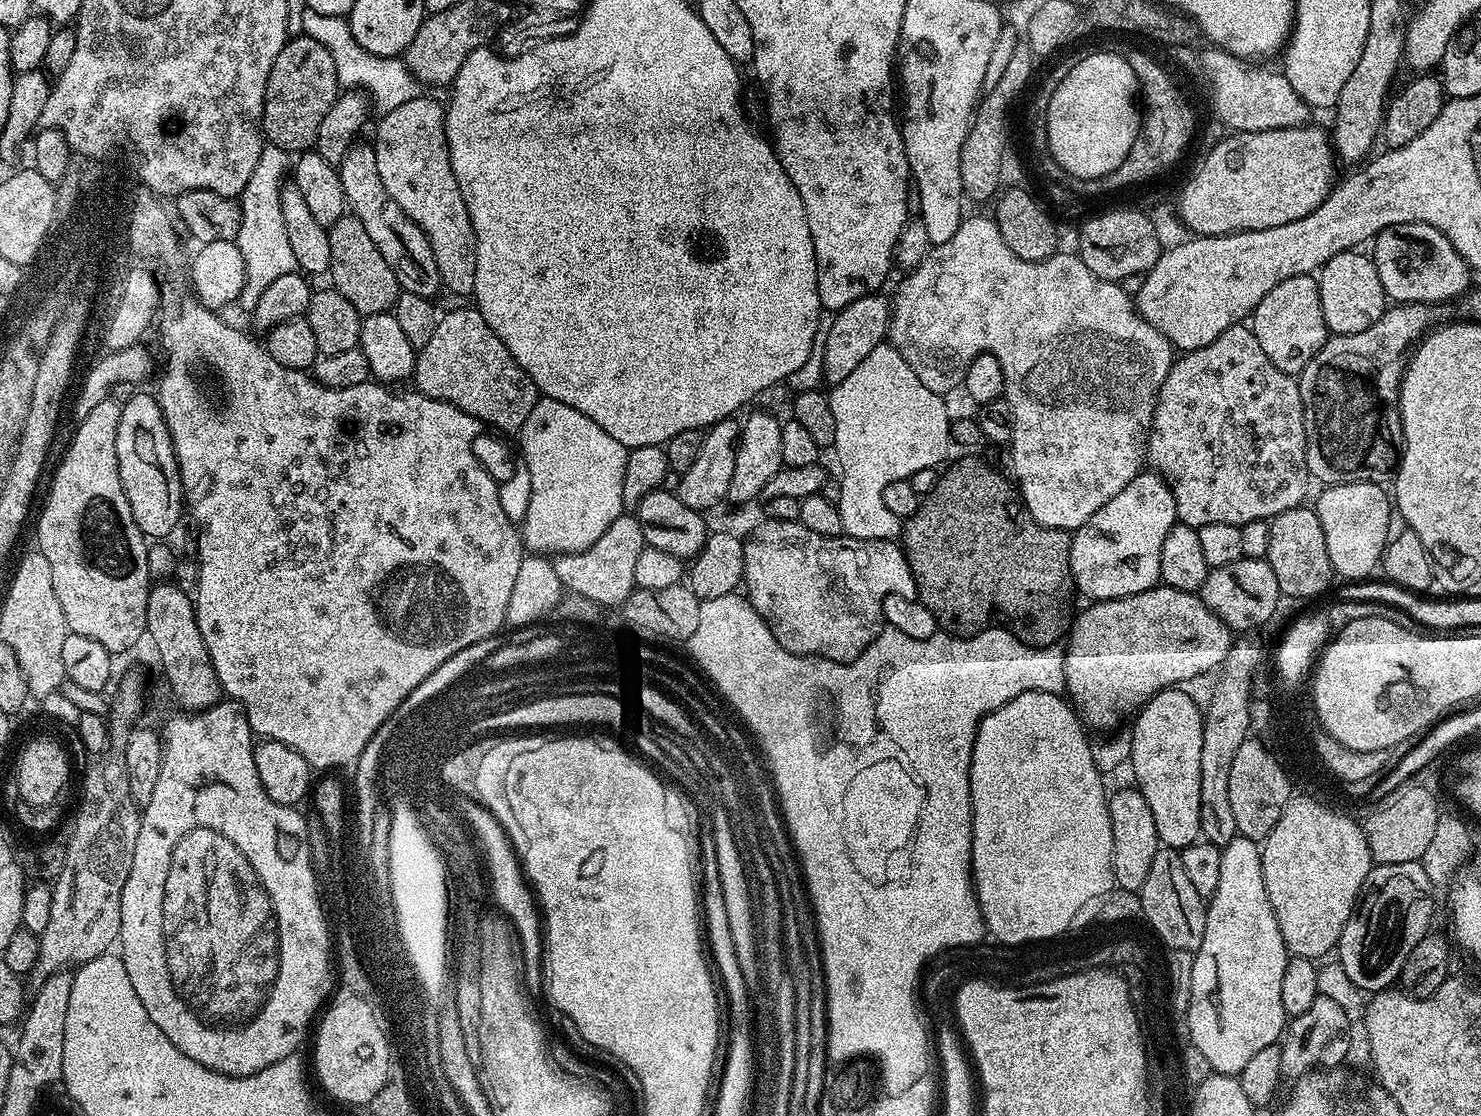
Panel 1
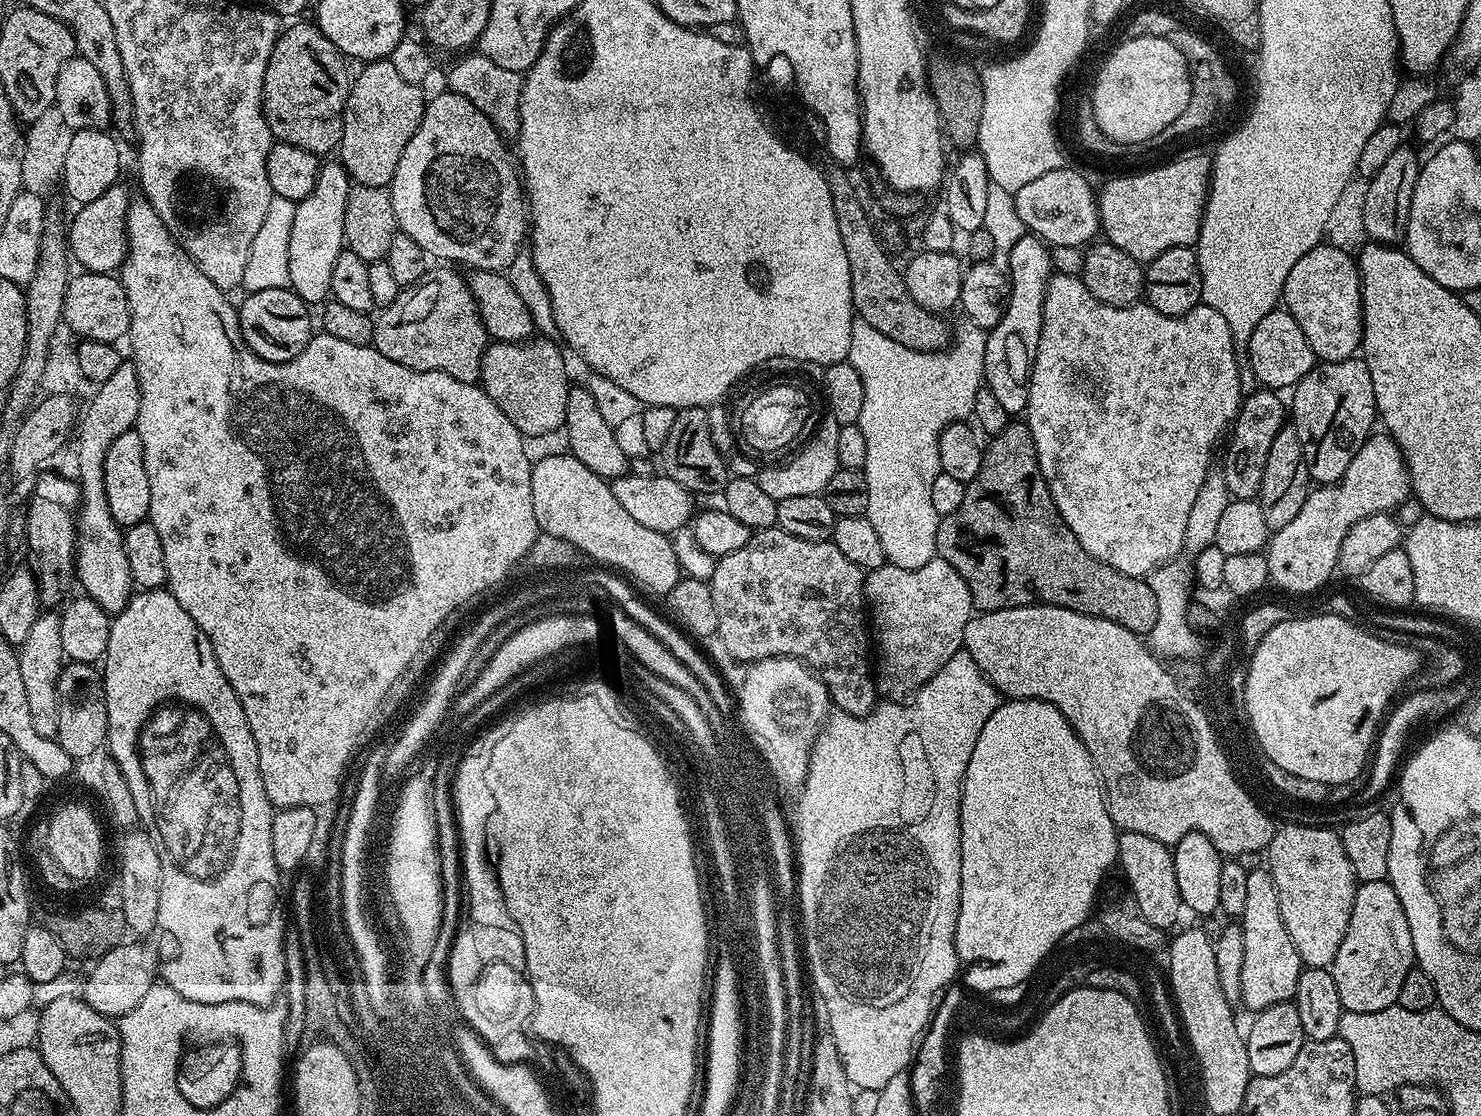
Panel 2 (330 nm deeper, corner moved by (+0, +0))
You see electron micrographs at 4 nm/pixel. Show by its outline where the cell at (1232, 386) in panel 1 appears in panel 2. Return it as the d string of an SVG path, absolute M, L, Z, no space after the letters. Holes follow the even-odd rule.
M1257 390L1243 397L1240 412L1230 429L1228 453L1224 456L1222 467L1229 497L1237 500L1255 500L1260 495L1262 474L1266 474L1266 458L1270 458L1270 446L1274 434L1285 427L1286 404L1279 400L1272 390ZM1232 435L1232 437L1230 437Z

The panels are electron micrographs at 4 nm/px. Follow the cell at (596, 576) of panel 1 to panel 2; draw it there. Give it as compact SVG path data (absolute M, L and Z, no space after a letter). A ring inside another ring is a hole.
M562 450L562 452L554 453L553 456L544 456L540 461L537 459L535 463L533 463L532 477L530 478L530 494L534 498L534 518L536 519L537 529L545 536L562 538L566 542L570 542L579 552L584 553L589 561L597 560L597 562L595 562L597 565L607 566L612 570L619 570L618 568L621 568L621 570L625 572L623 573L625 577L631 578L630 576L633 576L638 583L645 584L652 592L657 592L657 597L660 598L667 596L670 590L674 590L674 586L682 579L682 571L679 566L678 558L676 558L674 554L673 541L669 539L665 533L659 532L658 530L650 530L648 527L642 526L641 523L637 522L634 517L618 503L618 498L614 498L611 483L609 483L607 479L600 477L598 474L594 474L592 470L588 470L578 458L572 456L567 451Z

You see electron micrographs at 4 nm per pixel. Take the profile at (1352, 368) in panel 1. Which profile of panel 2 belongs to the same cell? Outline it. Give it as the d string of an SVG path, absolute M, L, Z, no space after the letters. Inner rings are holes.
M1353 358L1350 360L1339 360L1333 364L1324 362L1321 363L1319 367L1313 366L1308 373L1306 373L1306 375L1297 382L1295 388L1291 389L1290 396L1292 396L1292 404L1290 400L1290 424L1291 427L1295 428L1298 438L1302 442L1302 454L1304 455L1304 461L1306 462L1309 481L1315 482L1320 486L1335 484L1337 480L1340 480L1346 474L1346 470L1350 466L1350 462L1354 462L1354 458L1358 454L1358 450L1373 431L1372 423L1375 425L1378 420L1376 399L1374 398L1374 382L1370 382L1370 370L1366 366L1366 362L1362 358Z

